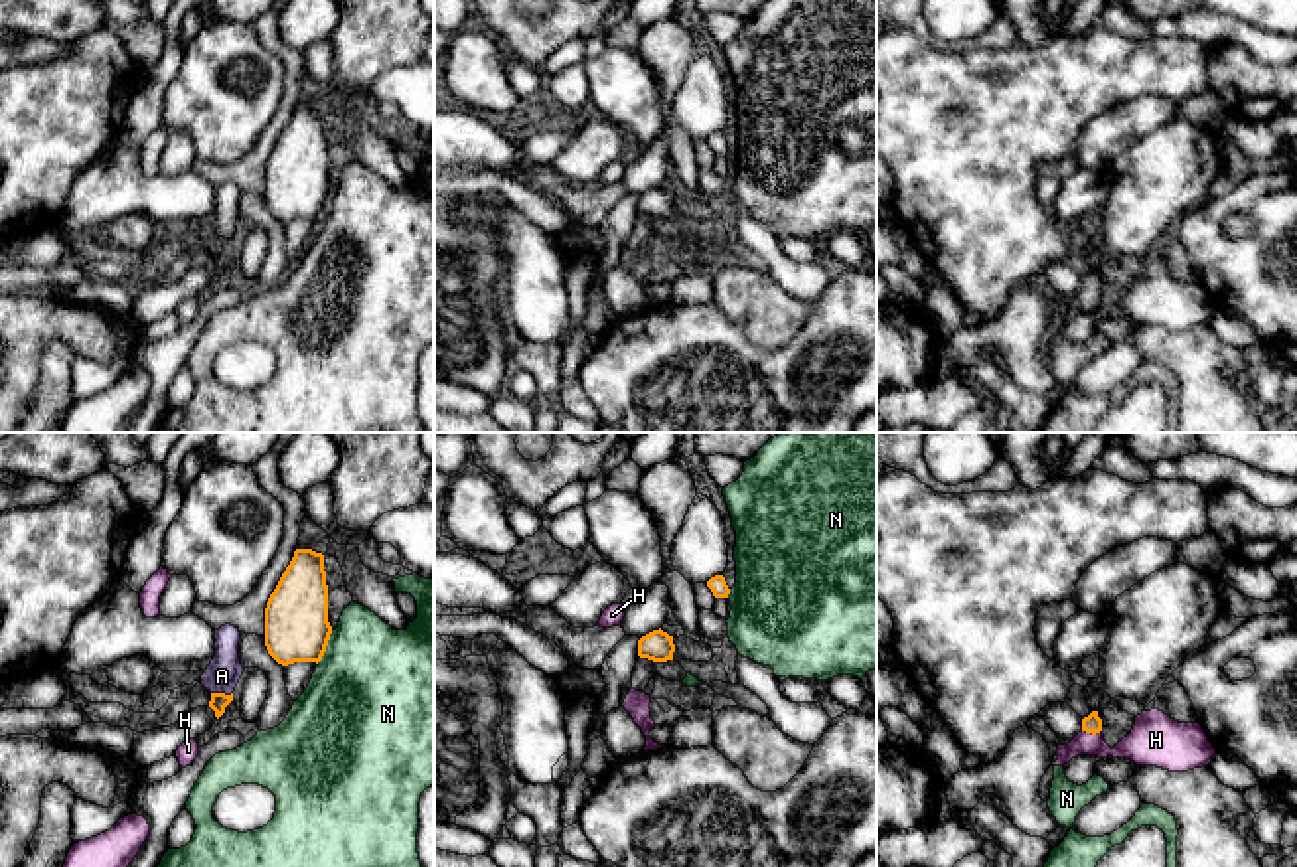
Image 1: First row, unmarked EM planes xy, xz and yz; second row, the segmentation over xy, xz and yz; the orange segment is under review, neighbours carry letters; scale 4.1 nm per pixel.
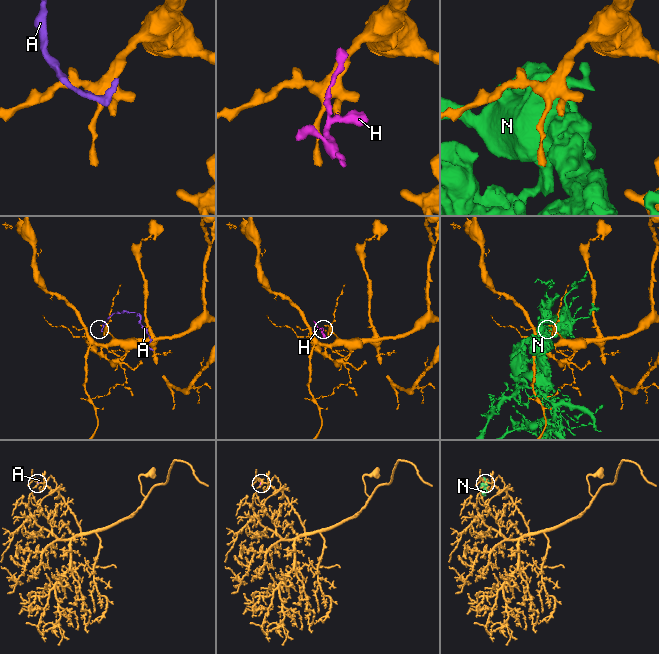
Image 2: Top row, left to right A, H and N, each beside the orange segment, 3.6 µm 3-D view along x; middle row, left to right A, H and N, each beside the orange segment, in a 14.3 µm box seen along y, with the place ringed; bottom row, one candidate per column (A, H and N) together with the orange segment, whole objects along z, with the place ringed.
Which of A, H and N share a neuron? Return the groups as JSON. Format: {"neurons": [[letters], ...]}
{"neurons": [["A"], ["H"], ["N"]]}

